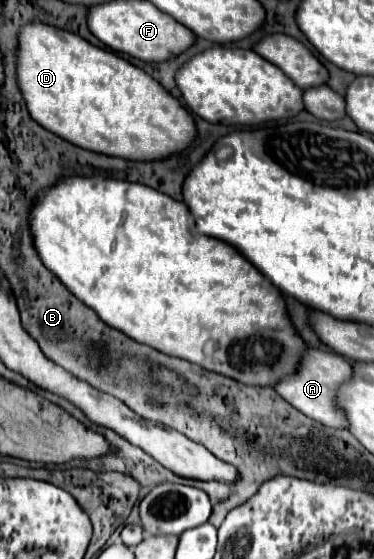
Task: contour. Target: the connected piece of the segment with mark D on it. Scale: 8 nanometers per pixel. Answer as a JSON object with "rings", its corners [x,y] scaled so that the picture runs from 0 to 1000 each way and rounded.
{"rings":[[[88,39],[51,57],[51,154],[72,182],[78,204],[131,236],[174,247],[179,254],[286,279],[318,279],[329,286],[436,286],[489,272],[521,247],[527,229],[516,208],[457,172],[420,143],[356,118],[334,104],[270,89],[206,61],[131,50]]]}

